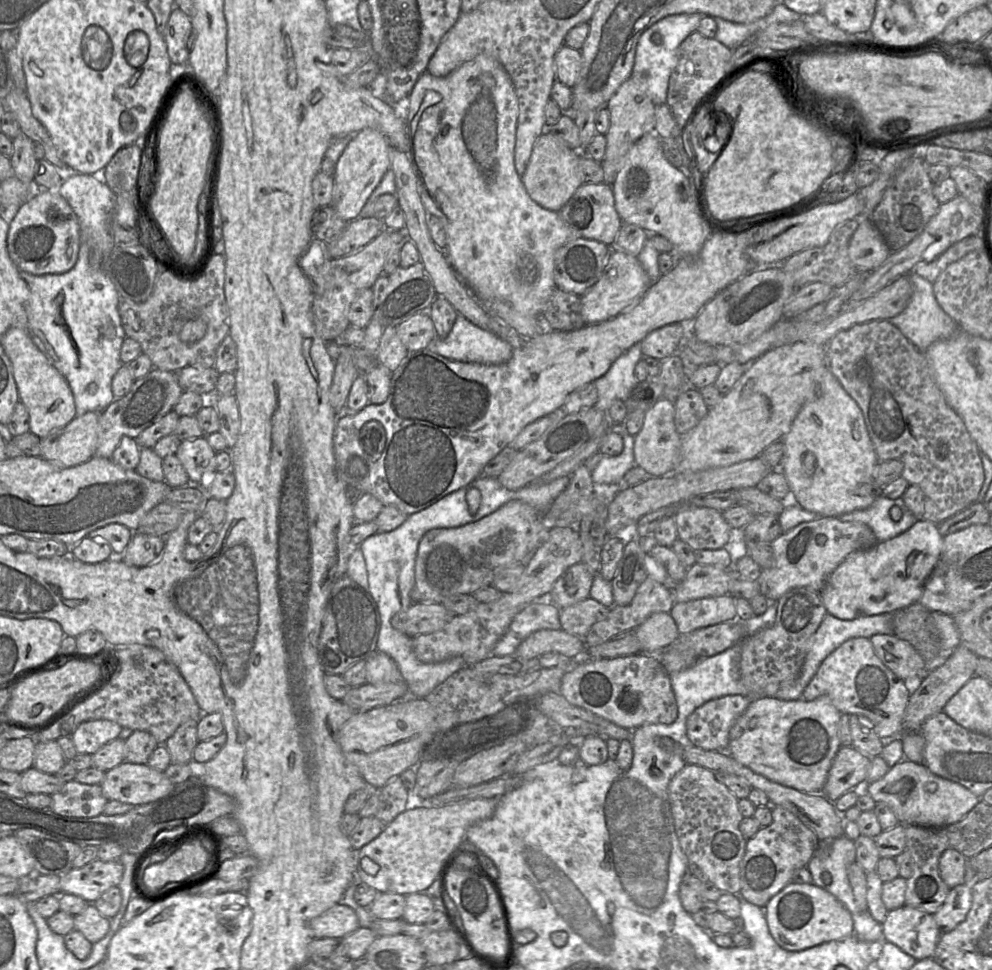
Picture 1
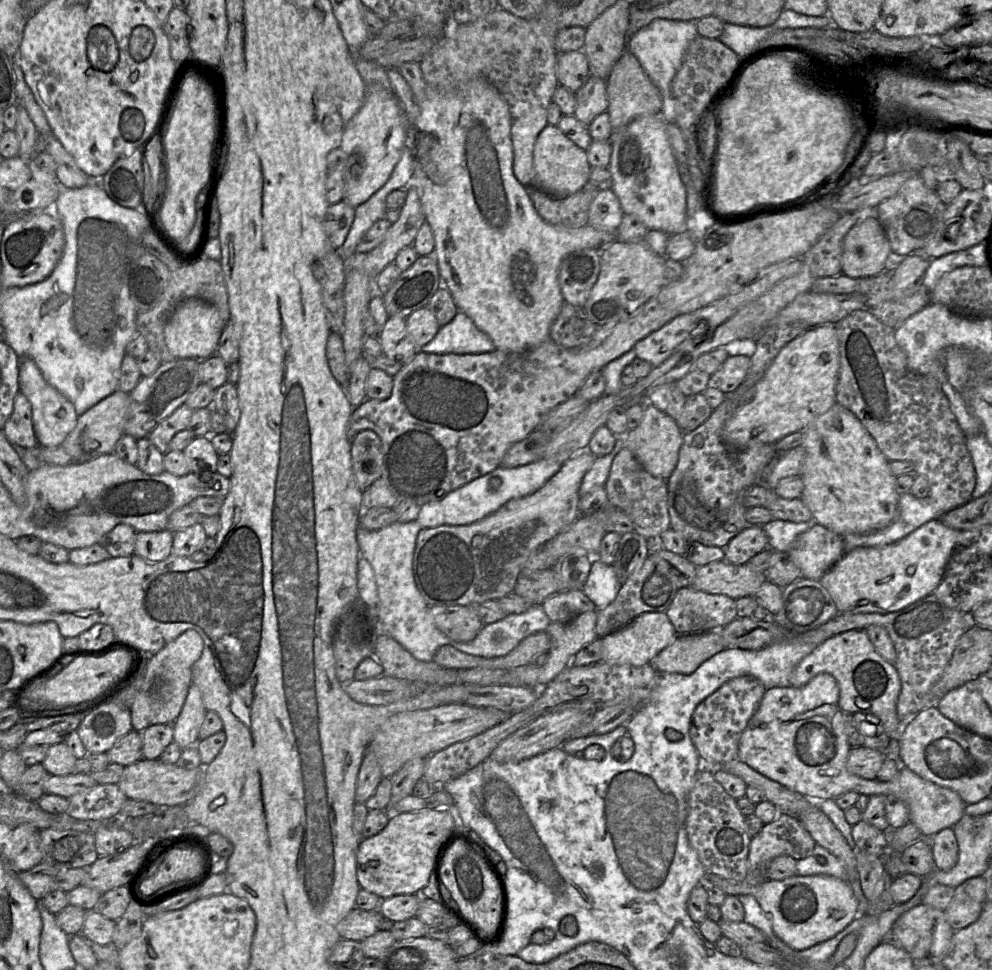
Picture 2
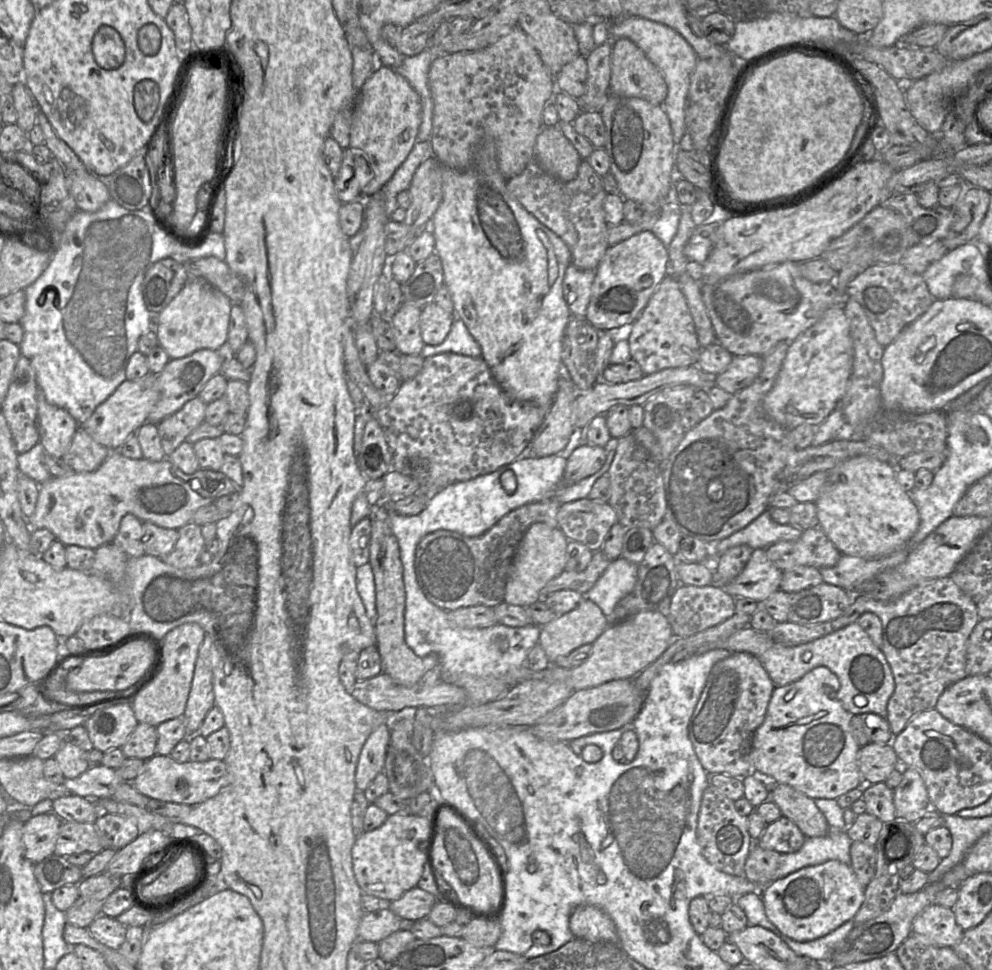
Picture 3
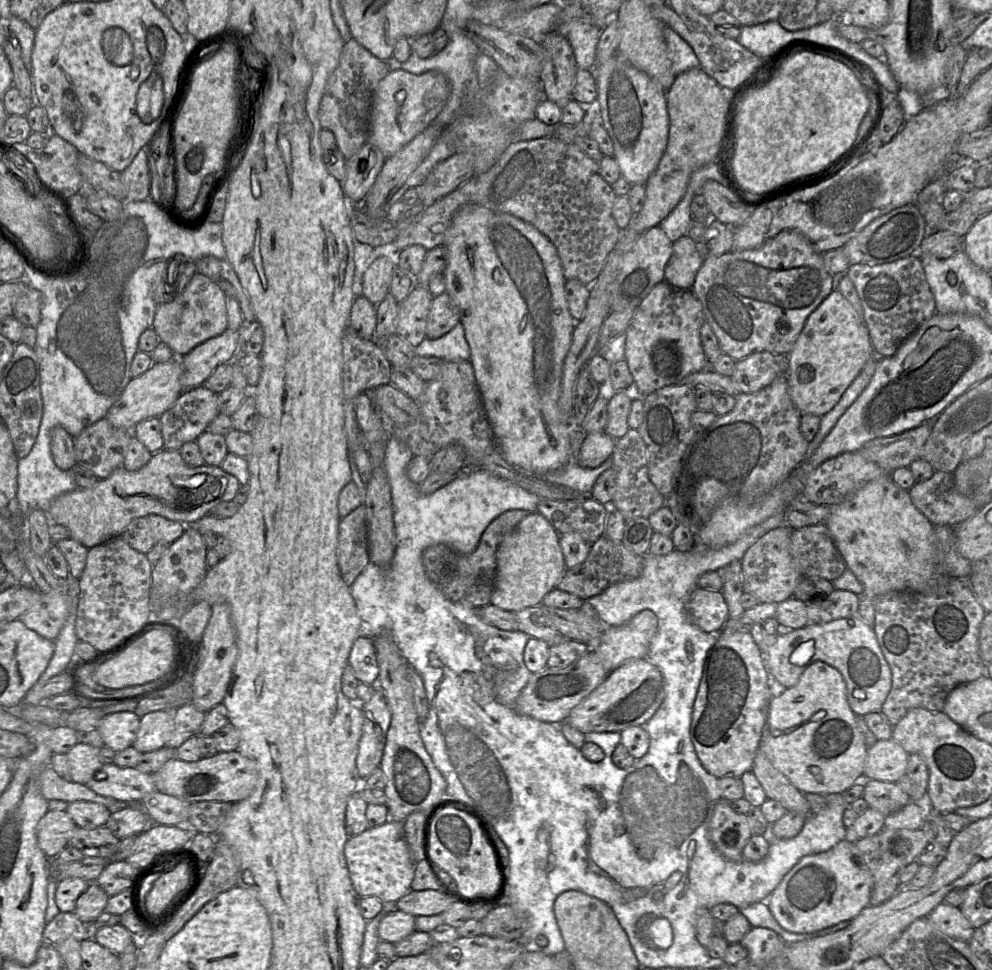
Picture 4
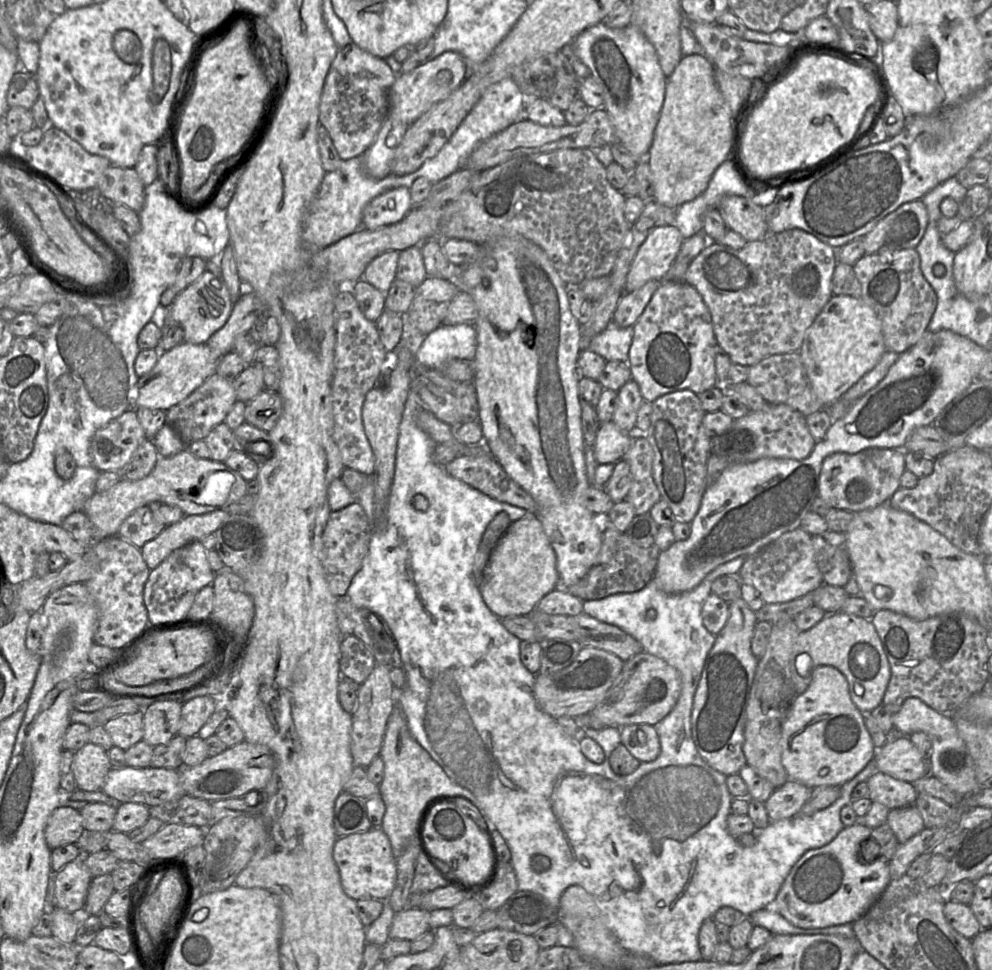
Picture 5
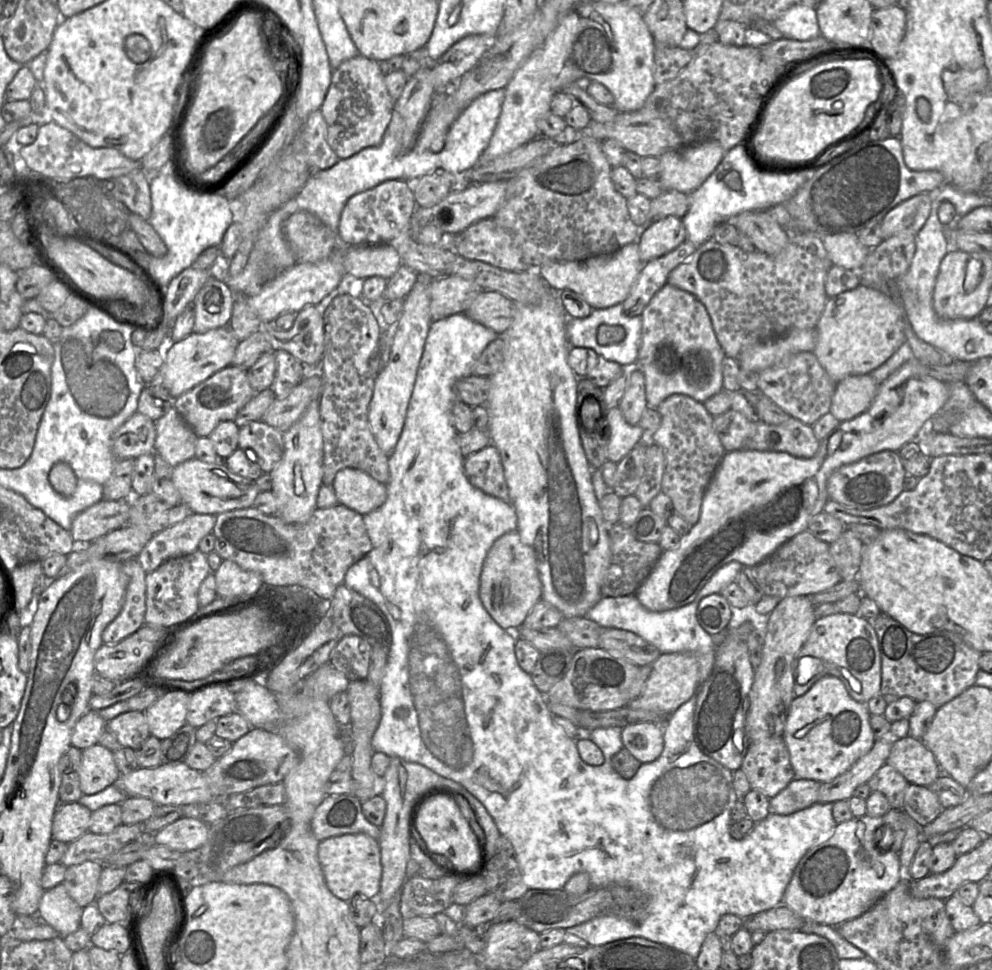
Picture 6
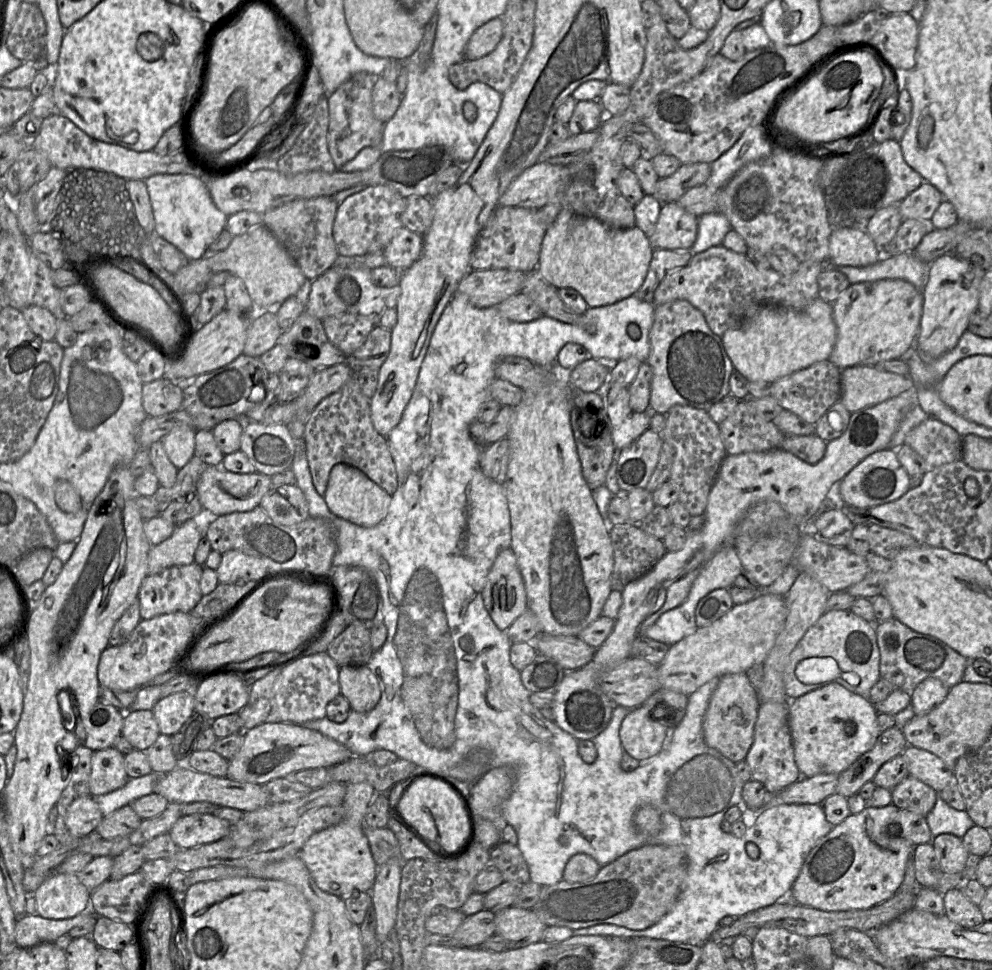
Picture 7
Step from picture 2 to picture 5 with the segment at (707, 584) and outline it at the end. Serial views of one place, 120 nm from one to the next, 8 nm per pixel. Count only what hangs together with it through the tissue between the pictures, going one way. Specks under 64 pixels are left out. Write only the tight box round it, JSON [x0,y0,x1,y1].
[737,528,823,604]

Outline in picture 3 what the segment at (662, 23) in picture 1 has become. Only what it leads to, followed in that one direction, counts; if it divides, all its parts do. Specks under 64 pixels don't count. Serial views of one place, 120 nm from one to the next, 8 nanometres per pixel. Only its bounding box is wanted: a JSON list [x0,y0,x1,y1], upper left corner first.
[607,17,698,146]

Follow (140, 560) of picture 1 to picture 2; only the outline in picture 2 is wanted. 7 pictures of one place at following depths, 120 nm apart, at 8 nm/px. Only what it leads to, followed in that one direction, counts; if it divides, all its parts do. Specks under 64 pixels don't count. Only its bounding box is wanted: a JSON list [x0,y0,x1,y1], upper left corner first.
[134,529,174,562]

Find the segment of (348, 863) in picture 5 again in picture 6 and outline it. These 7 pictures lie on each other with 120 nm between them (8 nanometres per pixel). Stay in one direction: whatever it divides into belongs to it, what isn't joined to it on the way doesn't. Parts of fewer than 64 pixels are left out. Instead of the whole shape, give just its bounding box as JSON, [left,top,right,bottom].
[318,833,382,901]

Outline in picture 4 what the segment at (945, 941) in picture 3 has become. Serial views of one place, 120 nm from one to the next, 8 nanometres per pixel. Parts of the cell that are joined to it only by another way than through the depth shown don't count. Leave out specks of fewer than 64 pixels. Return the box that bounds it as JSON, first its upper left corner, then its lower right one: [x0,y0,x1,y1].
[928,902,975,942]

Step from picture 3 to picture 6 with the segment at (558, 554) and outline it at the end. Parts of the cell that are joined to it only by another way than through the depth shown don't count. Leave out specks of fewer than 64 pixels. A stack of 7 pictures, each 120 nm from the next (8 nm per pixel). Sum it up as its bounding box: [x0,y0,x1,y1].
[479,529,542,632]

